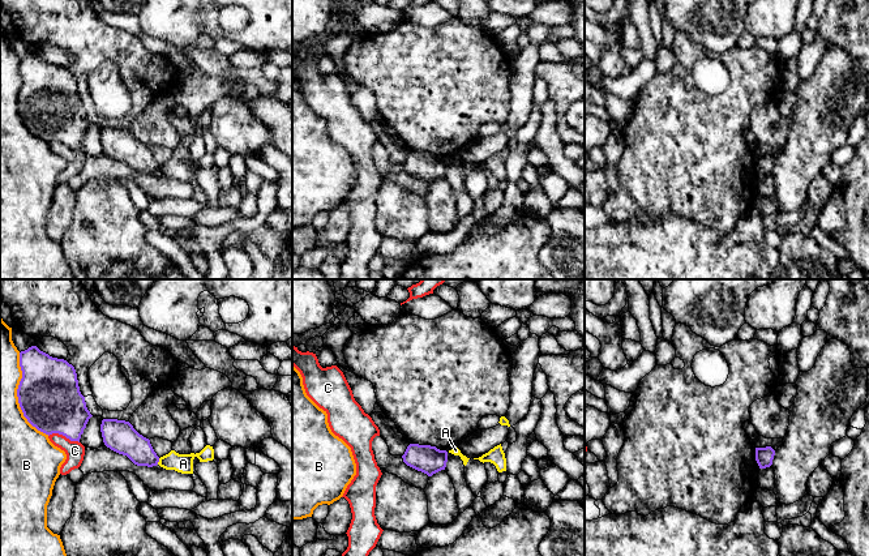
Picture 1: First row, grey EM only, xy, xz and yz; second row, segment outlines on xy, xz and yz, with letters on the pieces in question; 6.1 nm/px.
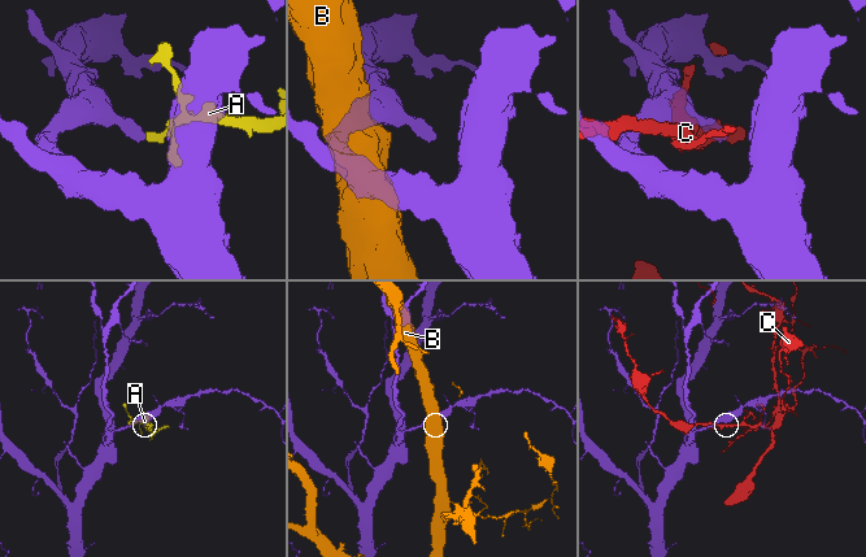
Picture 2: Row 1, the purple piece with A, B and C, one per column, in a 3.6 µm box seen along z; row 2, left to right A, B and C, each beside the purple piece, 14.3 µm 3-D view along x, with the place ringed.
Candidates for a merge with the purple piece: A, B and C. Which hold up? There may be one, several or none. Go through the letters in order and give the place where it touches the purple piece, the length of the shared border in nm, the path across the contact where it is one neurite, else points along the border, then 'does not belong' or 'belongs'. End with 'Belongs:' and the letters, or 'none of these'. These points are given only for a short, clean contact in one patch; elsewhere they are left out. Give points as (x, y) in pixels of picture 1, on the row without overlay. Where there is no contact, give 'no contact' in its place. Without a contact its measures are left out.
A: contact xy (158, 169); length 40 nm; border xy (159, 166), (157, 171); does not belong
B: contact xy (17, 103); length 550 nm; does not belong
C: contact xy (64, 142); length 200 nm; does not belong
Belongs: none of these

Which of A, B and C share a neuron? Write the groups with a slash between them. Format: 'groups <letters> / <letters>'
groups A / B / C

